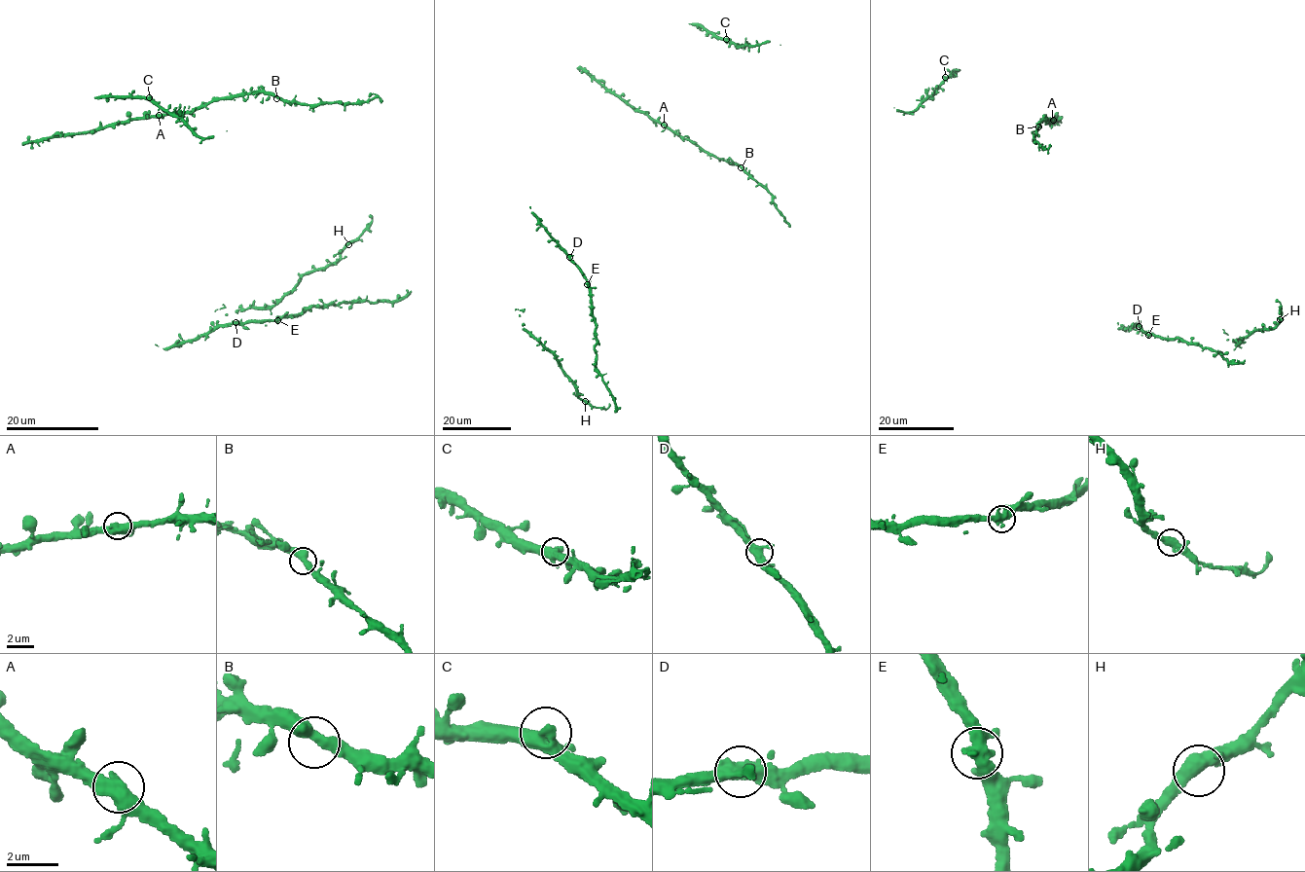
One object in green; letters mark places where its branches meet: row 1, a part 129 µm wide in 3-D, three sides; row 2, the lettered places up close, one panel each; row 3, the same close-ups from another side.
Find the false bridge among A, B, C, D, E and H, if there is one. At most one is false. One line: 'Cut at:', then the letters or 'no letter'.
Cut at: no letter

